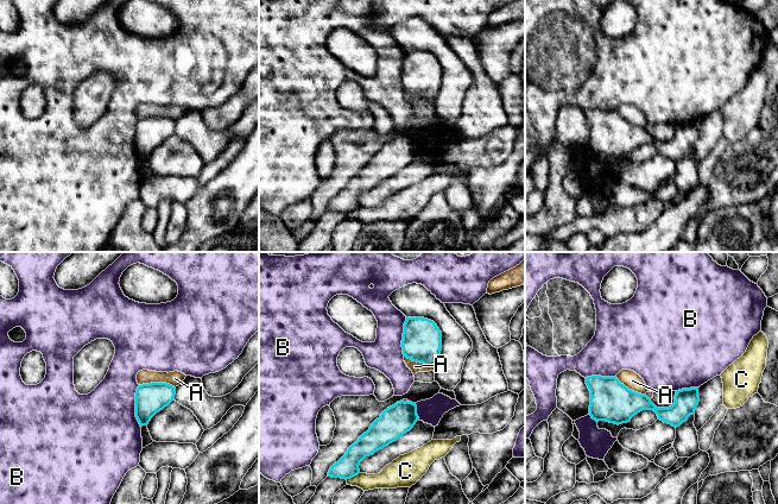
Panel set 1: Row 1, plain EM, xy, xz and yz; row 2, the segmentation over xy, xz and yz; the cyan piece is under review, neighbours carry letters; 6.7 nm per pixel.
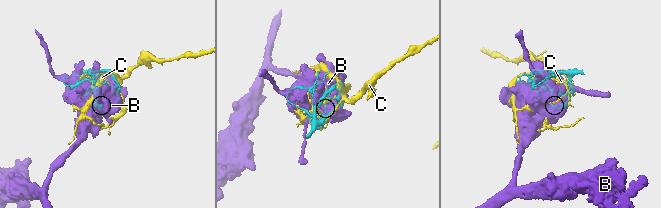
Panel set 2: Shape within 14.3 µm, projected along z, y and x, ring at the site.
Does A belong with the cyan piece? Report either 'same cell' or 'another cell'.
same cell

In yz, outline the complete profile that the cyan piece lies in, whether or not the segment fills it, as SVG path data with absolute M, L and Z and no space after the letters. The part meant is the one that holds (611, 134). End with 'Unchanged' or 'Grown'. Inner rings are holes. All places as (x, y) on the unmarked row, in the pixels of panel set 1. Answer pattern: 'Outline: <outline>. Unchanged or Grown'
Outline: M621 103L615 111L587 111L586 118L590 125L592 152L618 159L643 144L653 144L658 153L677 162L695 147L700 136L698 121L690 121L676 125L671 140L657 141L645 128L649 124L644 113L631 103Z. Grown

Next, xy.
Outline: M143 103L137 108L139 118L135 126L135 151L140 158L147 159L151 152L167 140L176 128L176 121L185 113L185 108L175 106L156 106Z. Grown

